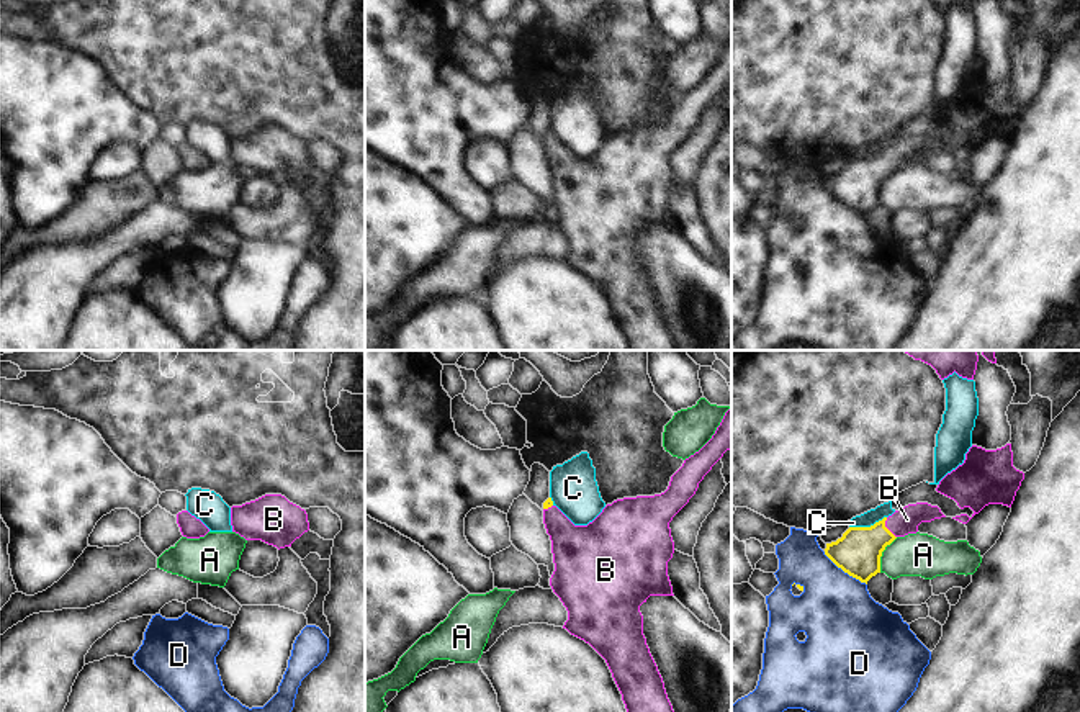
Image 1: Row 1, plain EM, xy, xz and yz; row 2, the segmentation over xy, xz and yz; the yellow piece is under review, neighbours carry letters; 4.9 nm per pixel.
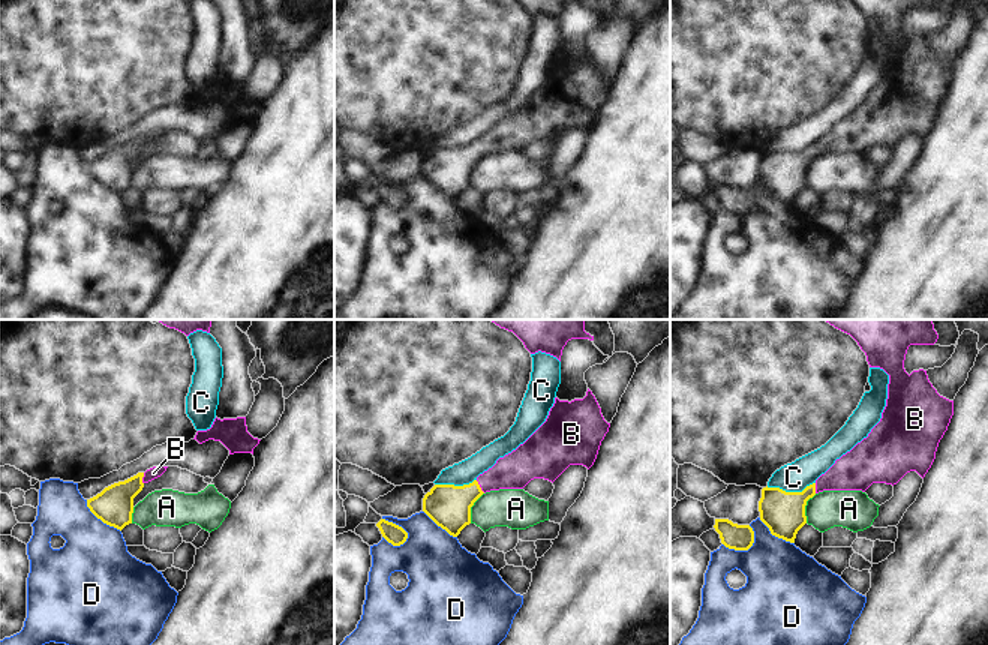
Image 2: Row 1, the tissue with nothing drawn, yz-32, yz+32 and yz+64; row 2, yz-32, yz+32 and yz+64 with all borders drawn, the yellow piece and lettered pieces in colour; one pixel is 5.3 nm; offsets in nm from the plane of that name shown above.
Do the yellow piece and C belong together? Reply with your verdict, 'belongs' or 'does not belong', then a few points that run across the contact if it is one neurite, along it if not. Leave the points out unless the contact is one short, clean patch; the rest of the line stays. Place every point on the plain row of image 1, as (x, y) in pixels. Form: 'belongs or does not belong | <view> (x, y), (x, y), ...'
does not belong | yz (886, 149), (869, 159), (850, 161)

